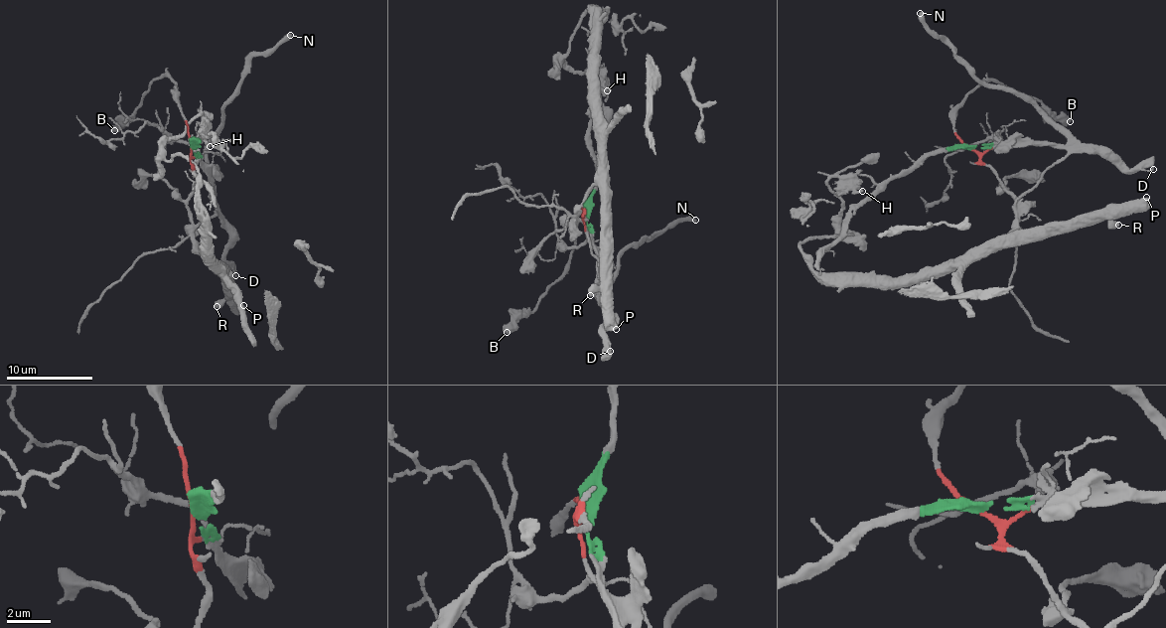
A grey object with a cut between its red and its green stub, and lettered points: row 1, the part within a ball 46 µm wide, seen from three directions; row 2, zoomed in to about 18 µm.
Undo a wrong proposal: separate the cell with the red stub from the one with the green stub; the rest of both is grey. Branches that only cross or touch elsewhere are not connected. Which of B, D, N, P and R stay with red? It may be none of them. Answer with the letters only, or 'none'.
B, P, R

